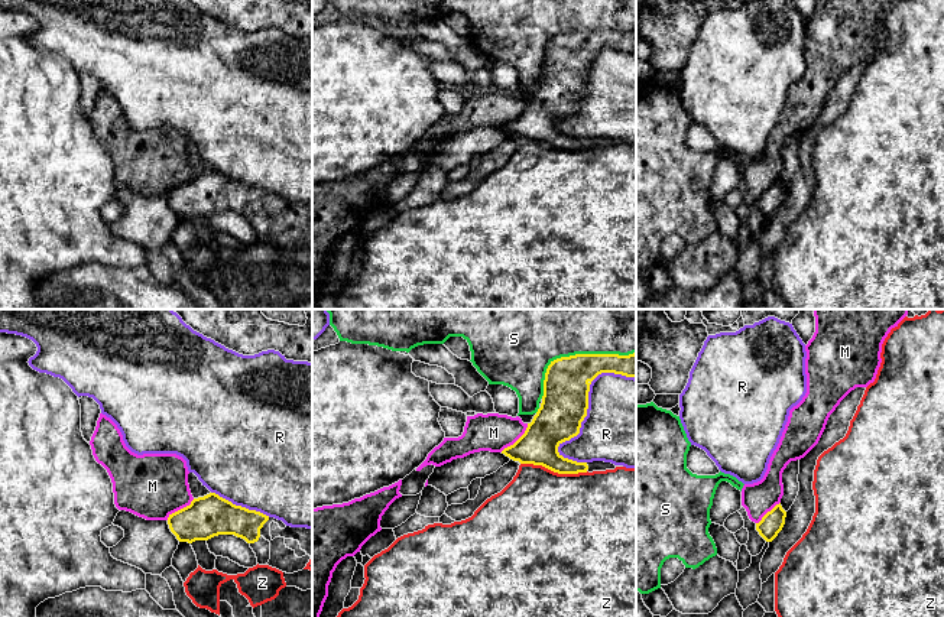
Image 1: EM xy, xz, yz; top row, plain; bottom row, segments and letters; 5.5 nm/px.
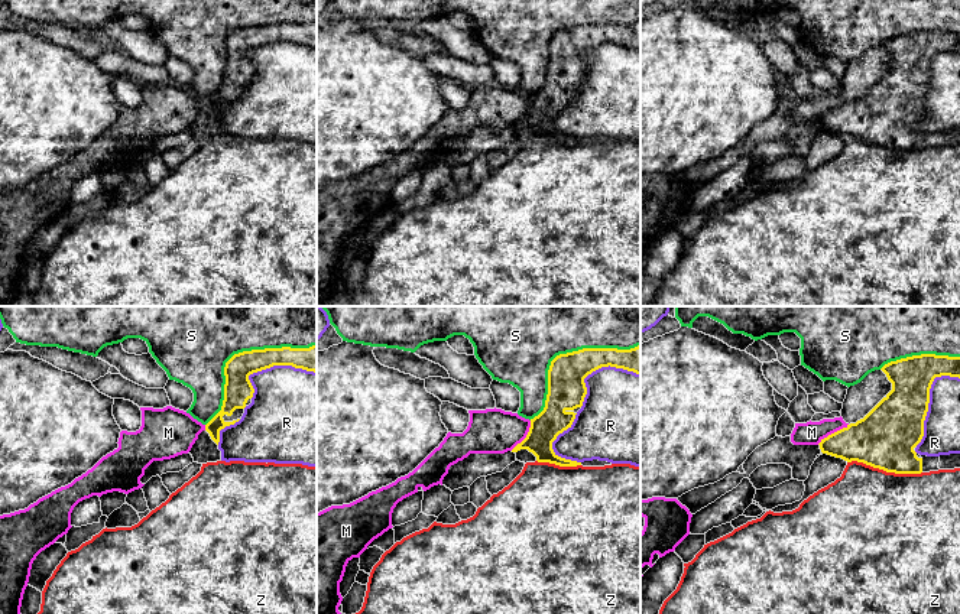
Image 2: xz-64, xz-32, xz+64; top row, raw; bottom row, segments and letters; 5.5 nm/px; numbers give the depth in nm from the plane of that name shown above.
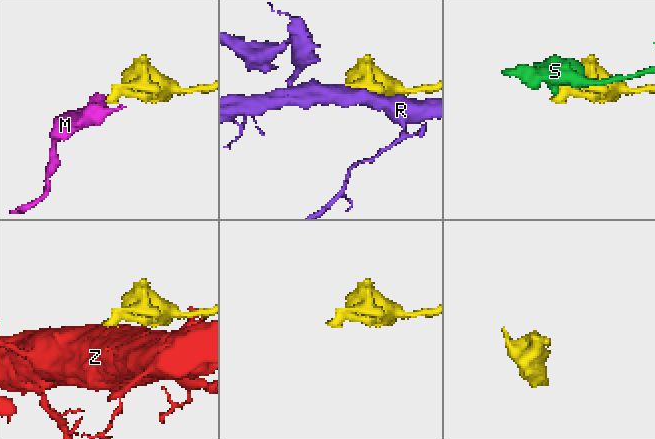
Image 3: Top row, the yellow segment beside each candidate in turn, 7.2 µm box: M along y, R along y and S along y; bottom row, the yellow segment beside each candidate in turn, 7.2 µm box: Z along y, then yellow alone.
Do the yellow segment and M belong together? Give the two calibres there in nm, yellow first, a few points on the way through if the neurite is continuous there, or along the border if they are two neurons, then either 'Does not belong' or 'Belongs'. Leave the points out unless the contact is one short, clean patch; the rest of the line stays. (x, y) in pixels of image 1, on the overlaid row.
Thickness 240 nm (yellow) against 220 nm. Boundary: xz (528, 424), (526, 429), (500, 451). Does not belong

